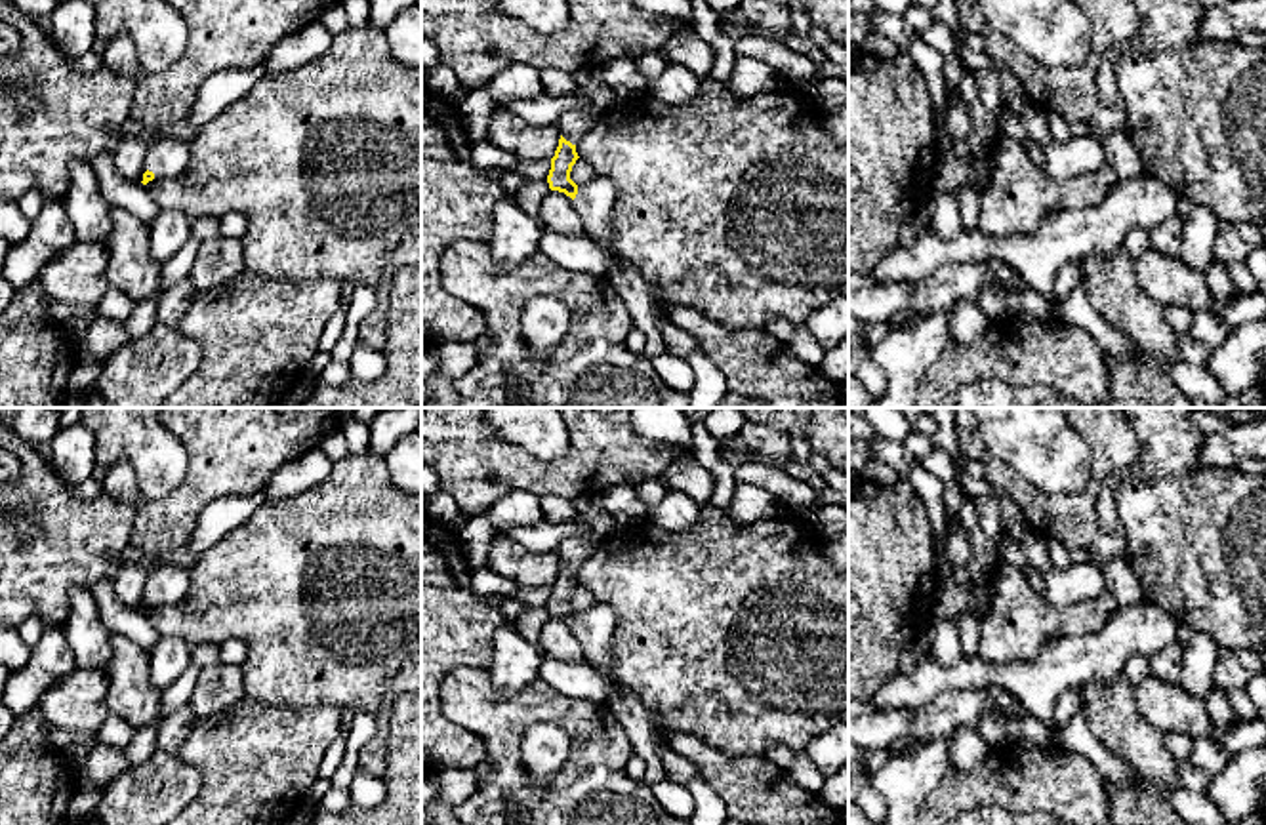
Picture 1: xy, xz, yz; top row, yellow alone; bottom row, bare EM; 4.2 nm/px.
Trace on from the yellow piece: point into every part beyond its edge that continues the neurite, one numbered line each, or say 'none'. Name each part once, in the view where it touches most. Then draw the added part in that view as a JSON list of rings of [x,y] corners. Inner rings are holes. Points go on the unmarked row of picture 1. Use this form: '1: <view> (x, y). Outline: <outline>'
1: xz (595, 625). Outline: [[[595,602],[593,606],[578,612],[578,621],[572,627],[583,659],[599,669],[612,663],[610,640],[614,631],[616,612],[604,602]]]

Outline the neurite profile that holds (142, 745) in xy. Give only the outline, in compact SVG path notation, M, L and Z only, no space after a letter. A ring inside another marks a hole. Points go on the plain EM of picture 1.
M191 667L172 686L168 686L162 692L160 711L158 711L156 720L147 726L137 728L128 747L124 749L130 766L139 766L156 753L158 724L175 709L189 705L196 676L198 676L198 671Z

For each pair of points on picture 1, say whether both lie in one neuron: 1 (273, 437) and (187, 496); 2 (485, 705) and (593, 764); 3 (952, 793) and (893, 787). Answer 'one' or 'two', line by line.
1: one
2: one
3: two

